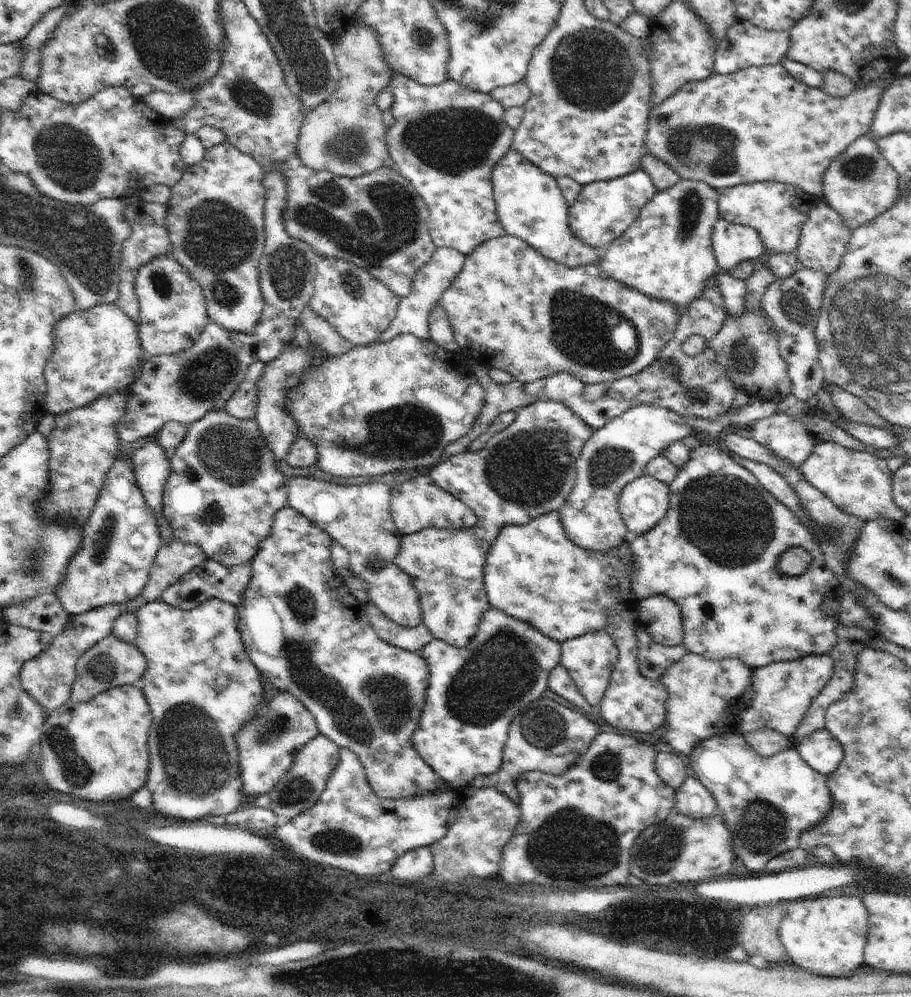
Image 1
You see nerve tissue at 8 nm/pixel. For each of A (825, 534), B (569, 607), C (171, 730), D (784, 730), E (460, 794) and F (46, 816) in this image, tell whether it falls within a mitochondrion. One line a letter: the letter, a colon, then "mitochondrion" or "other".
A: other
B: other
C: mitochondrion
D: other
E: other
F: other

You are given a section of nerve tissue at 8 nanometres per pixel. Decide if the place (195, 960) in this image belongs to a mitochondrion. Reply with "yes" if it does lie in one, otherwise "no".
yes

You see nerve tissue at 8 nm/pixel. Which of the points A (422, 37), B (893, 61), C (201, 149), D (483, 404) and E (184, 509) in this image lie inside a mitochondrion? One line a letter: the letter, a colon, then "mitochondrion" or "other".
A: mitochondrion
B: other
C: other
D: other
E: other

